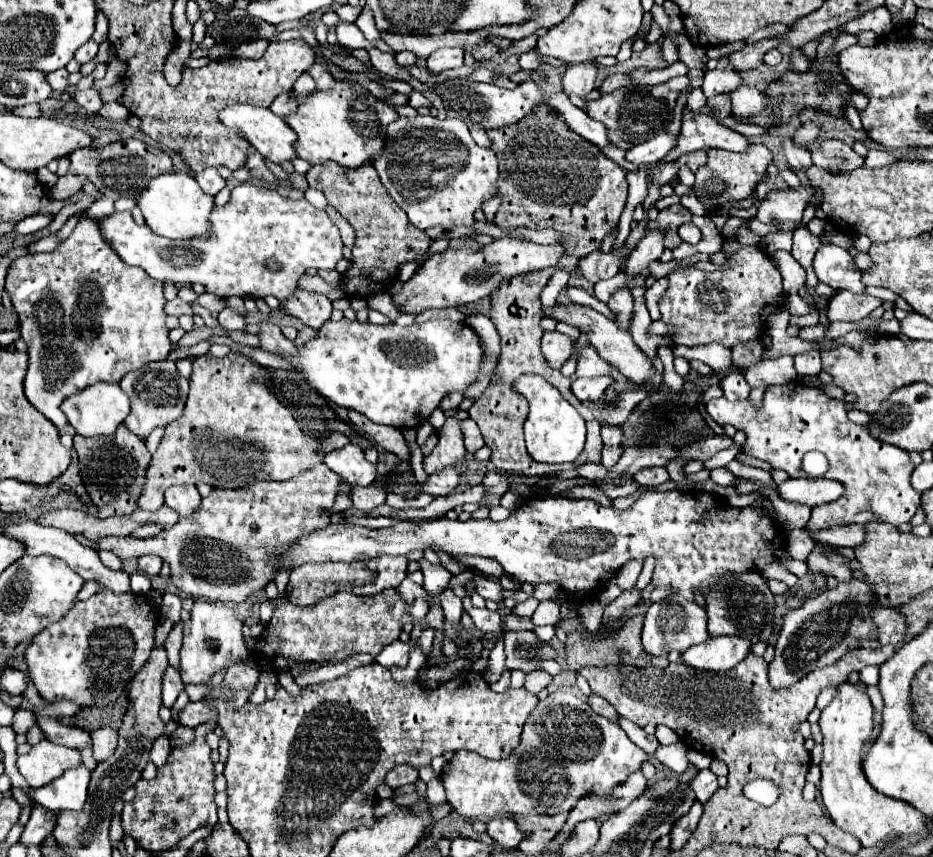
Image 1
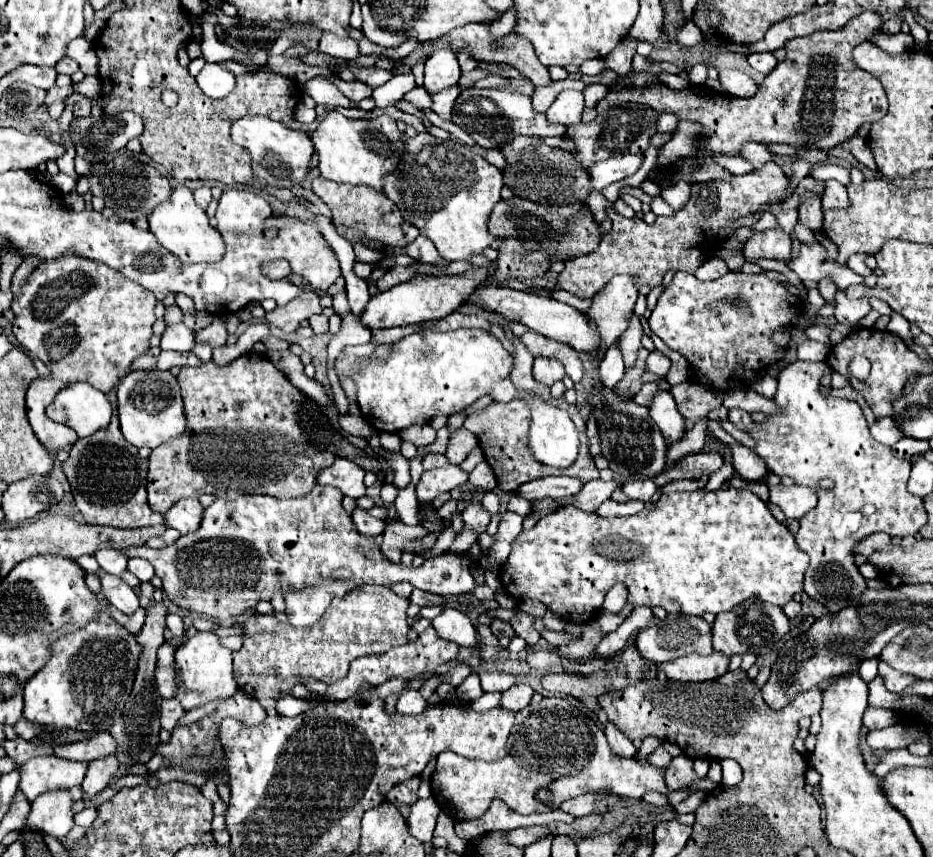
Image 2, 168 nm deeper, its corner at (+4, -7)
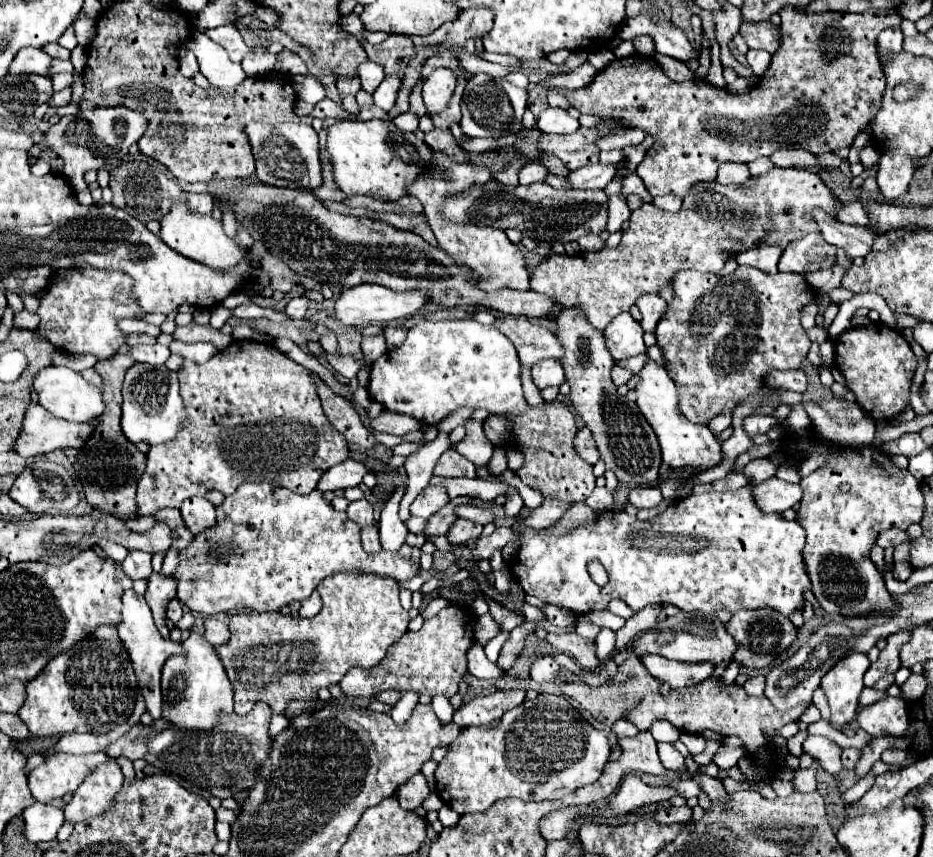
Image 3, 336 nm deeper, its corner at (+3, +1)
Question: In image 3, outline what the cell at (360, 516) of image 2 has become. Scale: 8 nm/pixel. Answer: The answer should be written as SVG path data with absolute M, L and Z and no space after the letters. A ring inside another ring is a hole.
M376 523L362 527L362 547L364 547L364 551L370 551L370 553L376 553L376 551L382 549L380 539L378 539L378 525Z

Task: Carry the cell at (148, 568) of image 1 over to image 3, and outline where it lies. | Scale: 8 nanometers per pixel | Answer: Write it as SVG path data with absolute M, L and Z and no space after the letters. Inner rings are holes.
M130 551L122 563L122 569L130 579L148 579L152 573L150 559L152 555L146 551Z

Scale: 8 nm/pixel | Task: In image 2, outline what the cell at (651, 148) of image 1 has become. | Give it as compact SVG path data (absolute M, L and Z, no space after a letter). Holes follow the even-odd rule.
M613 155L601 163L595 163L589 169L591 187L601 191L603 187L623 181L625 177L633 175L641 167L643 155Z

